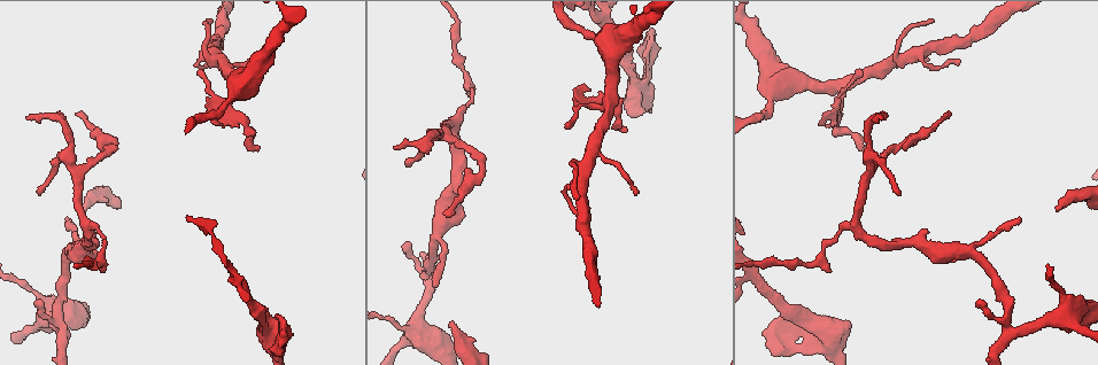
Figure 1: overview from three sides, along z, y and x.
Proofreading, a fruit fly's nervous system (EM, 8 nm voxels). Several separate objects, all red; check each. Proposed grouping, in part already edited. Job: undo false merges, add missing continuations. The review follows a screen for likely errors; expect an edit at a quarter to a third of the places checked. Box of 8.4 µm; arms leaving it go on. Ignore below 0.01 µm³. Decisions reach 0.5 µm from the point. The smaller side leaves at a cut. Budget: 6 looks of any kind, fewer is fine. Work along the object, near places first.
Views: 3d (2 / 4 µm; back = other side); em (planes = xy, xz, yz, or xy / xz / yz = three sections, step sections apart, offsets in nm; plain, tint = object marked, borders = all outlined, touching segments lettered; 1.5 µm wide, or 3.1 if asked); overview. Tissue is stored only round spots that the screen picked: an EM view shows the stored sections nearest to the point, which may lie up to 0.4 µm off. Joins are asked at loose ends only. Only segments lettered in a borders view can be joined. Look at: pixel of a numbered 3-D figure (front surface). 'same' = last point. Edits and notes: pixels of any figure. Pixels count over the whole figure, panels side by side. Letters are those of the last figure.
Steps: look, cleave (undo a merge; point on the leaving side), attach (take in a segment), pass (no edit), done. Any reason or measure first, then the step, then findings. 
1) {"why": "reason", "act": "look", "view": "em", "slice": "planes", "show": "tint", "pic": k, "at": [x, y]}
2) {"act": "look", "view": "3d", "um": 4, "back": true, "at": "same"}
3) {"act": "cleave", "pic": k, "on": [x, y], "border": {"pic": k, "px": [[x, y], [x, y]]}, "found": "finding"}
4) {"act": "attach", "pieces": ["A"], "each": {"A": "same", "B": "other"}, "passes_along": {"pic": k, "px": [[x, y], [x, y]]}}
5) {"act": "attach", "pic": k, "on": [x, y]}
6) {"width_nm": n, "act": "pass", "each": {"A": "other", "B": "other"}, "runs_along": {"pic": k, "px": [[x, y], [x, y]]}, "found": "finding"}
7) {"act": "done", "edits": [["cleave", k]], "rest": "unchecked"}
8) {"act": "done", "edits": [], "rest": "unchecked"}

{"why": "thin neck", "act": "look", "view": "3d", "um": 2, "pic": 1, "at": [97, 265]}

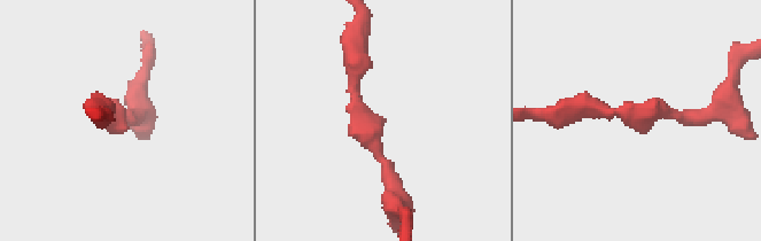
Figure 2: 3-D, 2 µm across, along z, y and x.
{"why": "shape alone is not enough", "act": "look", "view": "em", "slice": "planes", "show": "borders", "pic": 2, "at": [122, 119]}

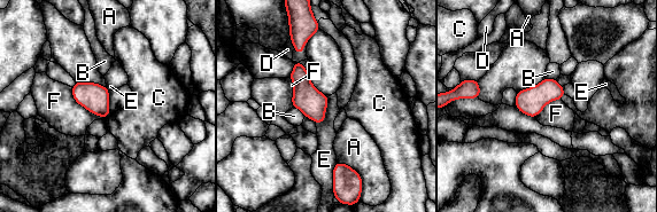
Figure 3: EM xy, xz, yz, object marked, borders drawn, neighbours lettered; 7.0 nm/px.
{"width_nm": 190, "act": "pass", "each": {"A": "other", "B": "other", "C": "other", "D": "other", "E": "other", "F": "other"}, "border": {"pic": 3, "px": [[70, 87], [78, 103], [102, 117]]}, "found": "one cell here"}

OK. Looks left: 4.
{"why": "branch stops here", "act": "look", "view": "3d", "um": 4, "pic": 1, "at": [865, 146]}

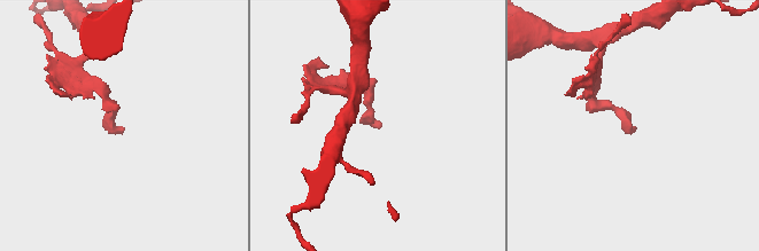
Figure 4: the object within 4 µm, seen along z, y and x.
{"act": "look", "view": "em", "slice": "planes", "show": "borders", "pic": 4, "at": [120, 127]}

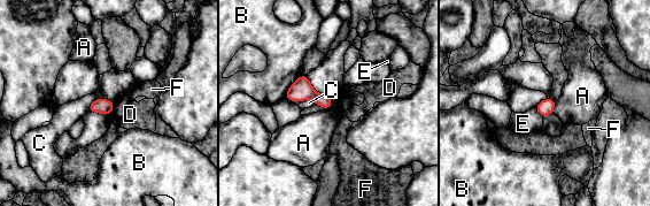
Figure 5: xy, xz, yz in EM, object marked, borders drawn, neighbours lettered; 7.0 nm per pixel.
{"width_nm": 110, "act": "pass", "each": {"A": "other", "B": "other", "C": "other", "D": "other", "E": "other", "F": "other"}, "border": {"pic": 5, "px": [[556, 101], [552, 112]]}, "found": "no lettered segment goes on from it"}

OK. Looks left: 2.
{"why": "tapers out", "act": "look", "view": "em", "slice": "planes", "show": "borders", "pic": 1, "at": [435, 282]}

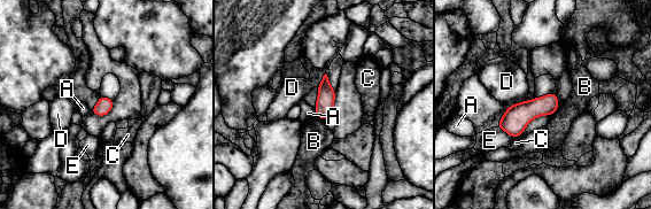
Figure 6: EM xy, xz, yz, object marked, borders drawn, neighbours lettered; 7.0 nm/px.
{"act": "pass", "each": {"A": "other", "B": "other", "C": "other", "D": "other", "E": "other"}, "border": {"pic": 6, "px": [[316, 115], [324, 121]]}, "found": "no lettered segment goes on from it"}

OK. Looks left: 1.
{"act": "done", "edits": [], "rest": "unchecked"}

